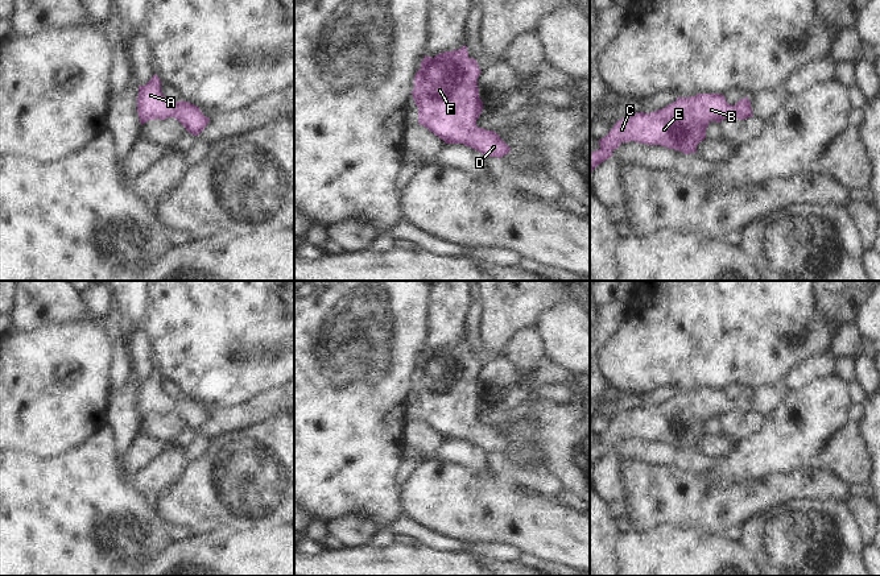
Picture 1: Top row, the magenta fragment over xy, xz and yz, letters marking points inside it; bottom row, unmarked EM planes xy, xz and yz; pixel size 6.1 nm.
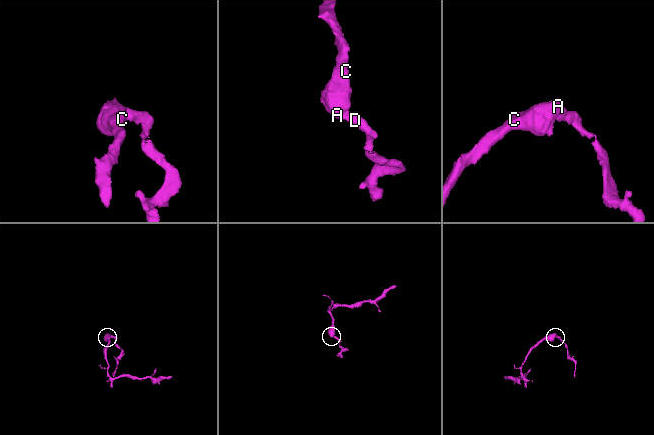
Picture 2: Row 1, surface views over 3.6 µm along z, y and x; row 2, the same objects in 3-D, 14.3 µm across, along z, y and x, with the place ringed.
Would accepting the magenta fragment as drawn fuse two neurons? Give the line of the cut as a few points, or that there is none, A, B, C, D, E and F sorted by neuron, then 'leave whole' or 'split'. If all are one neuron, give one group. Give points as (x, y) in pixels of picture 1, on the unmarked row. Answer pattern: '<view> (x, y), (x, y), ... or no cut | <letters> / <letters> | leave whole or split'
no cut | A B C D E F | leave whole

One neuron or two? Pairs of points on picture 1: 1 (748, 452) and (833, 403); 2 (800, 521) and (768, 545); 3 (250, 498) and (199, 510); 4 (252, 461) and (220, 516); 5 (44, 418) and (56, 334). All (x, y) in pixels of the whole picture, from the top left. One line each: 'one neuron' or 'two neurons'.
1: one neuron
2: one neuron
3: one neuron
4: one neuron
5: one neuron

